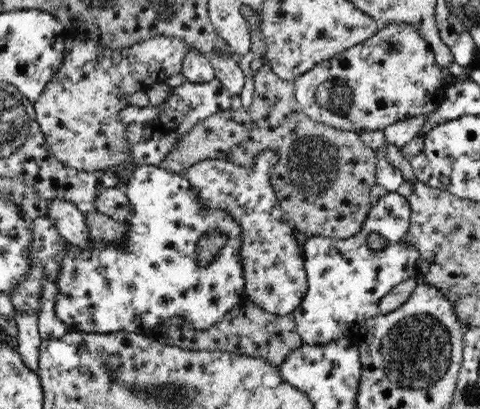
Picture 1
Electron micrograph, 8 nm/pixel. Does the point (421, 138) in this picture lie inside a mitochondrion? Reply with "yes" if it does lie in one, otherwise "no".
no

